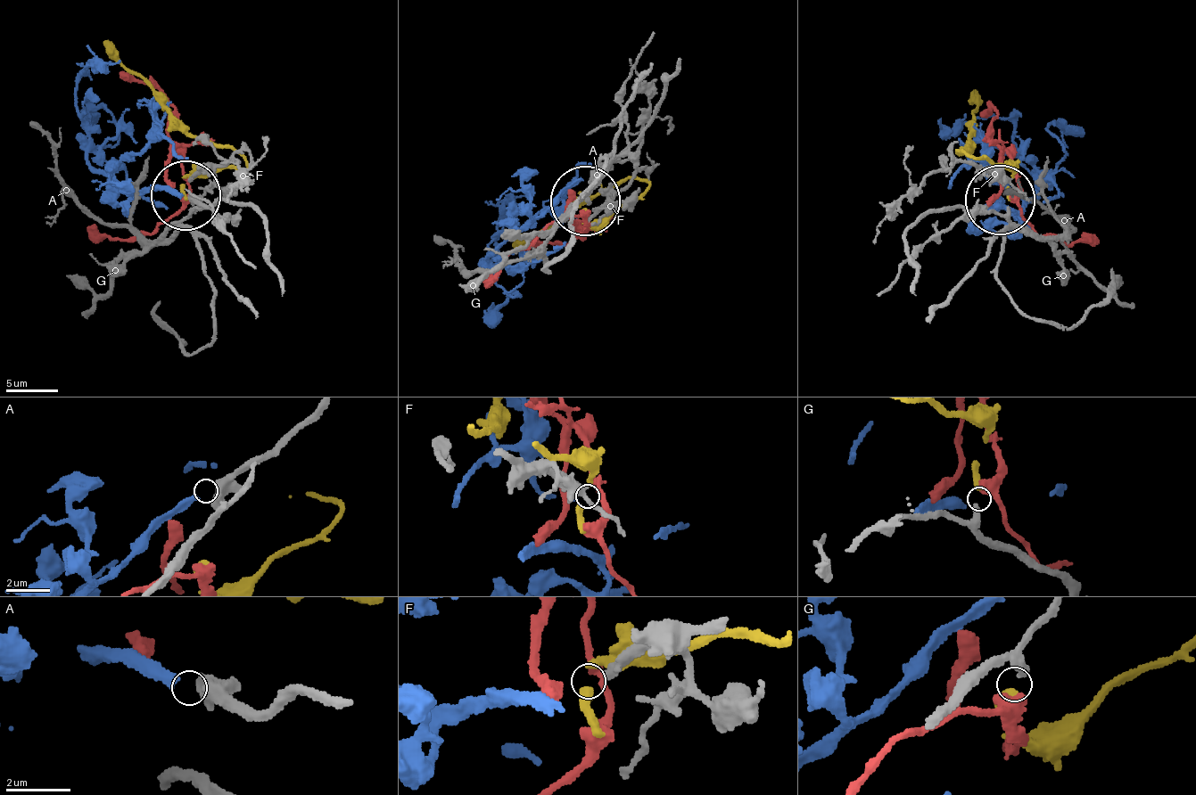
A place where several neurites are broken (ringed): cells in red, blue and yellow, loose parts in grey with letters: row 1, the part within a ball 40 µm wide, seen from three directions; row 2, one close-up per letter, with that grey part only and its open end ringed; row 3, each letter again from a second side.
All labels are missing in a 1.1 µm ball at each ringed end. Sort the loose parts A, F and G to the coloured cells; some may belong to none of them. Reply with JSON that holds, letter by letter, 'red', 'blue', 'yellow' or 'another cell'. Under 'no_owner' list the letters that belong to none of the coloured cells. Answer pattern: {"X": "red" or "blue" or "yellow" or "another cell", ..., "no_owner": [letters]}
{"A": "blue", "F": "another cell", "G": "yellow", "no_owner": ["F"]}

